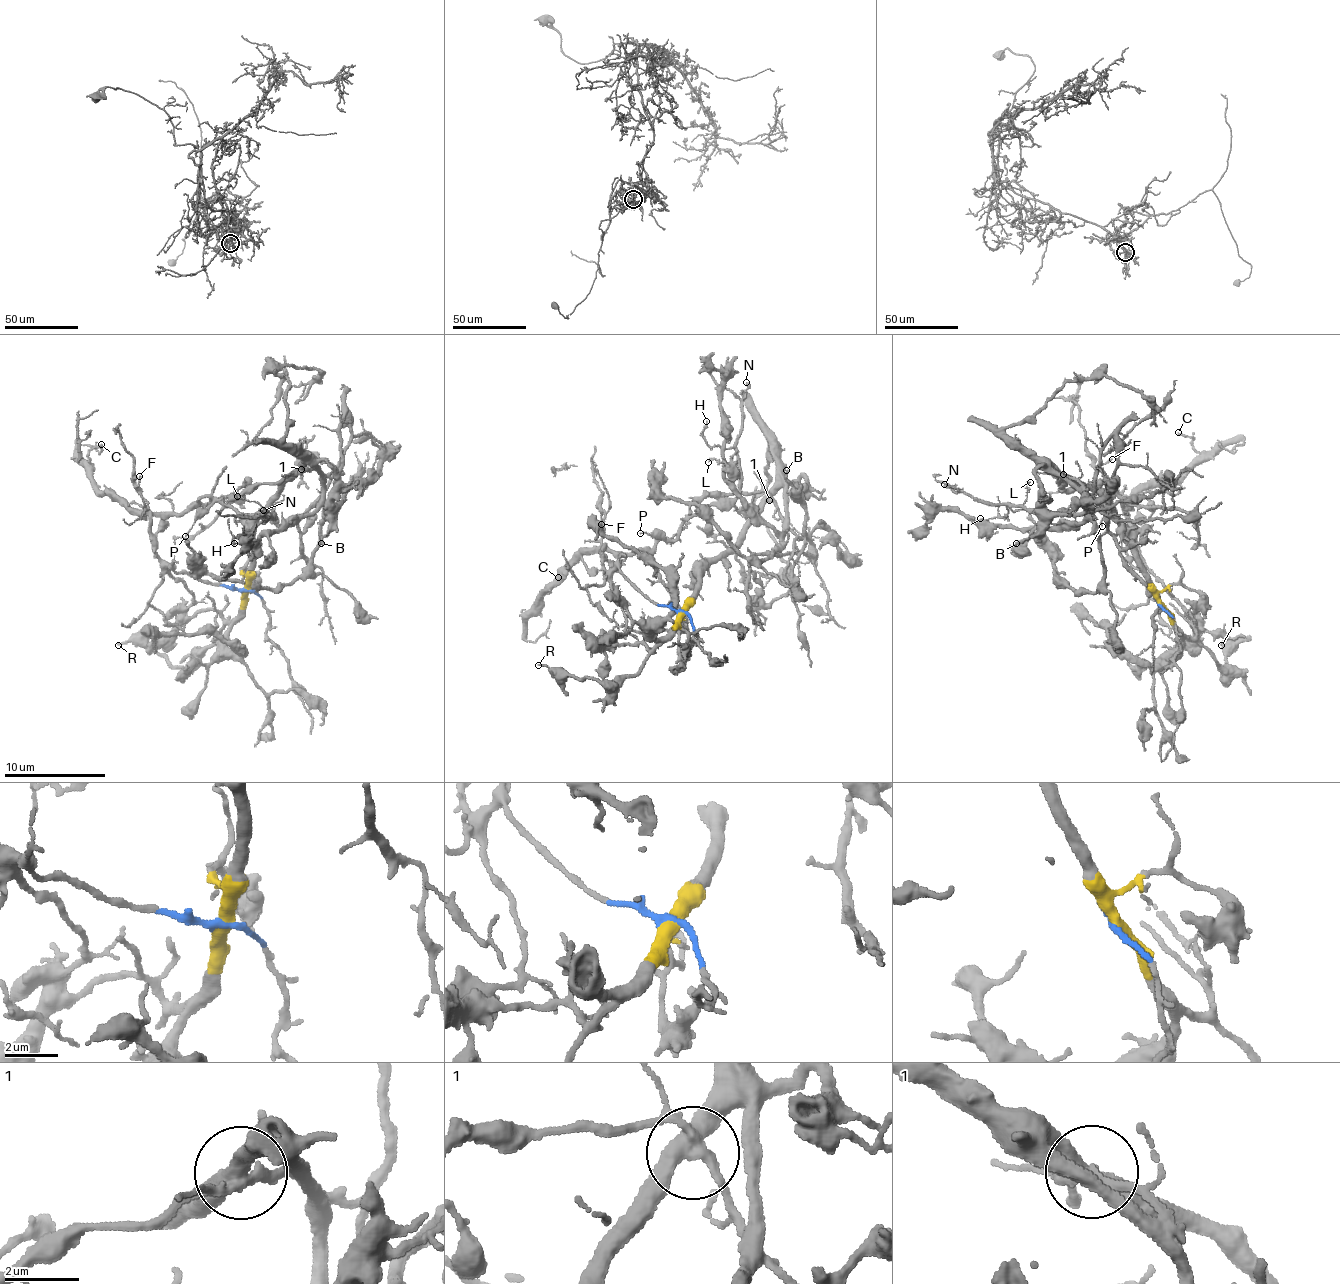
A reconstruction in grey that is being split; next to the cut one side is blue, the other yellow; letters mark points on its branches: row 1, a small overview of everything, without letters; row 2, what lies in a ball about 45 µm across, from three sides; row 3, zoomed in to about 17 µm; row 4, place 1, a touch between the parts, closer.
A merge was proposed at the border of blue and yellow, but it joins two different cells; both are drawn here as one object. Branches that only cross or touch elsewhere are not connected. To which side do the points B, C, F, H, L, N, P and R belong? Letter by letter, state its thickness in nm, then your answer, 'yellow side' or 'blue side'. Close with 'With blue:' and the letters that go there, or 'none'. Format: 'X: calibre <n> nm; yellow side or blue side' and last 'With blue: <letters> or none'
B: calibre 170 nm; yellow side
C: calibre 170 nm; blue side
F: calibre 120 nm; blue side
H: calibre 130 nm; blue side
L: calibre 130 nm; blue side
N: calibre 120 nm; blue side
P: calibre 100 nm; blue side
R: calibre 150 nm; yellow side
With blue: C, F, H, L, N, P

